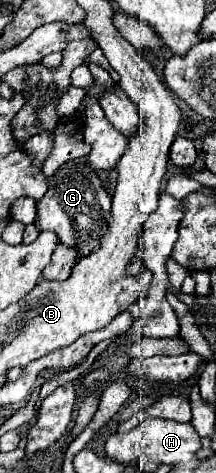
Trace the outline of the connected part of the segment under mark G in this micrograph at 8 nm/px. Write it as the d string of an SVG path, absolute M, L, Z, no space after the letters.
M87 158L69 160L61 164L51 178L47 178L49 190L37 200L37 218L41 230L55 232L67 246L81 248L79 258L99 248L99 238L107 232L107 216L111 212L111 194L103 188L99 174L87 164Z

